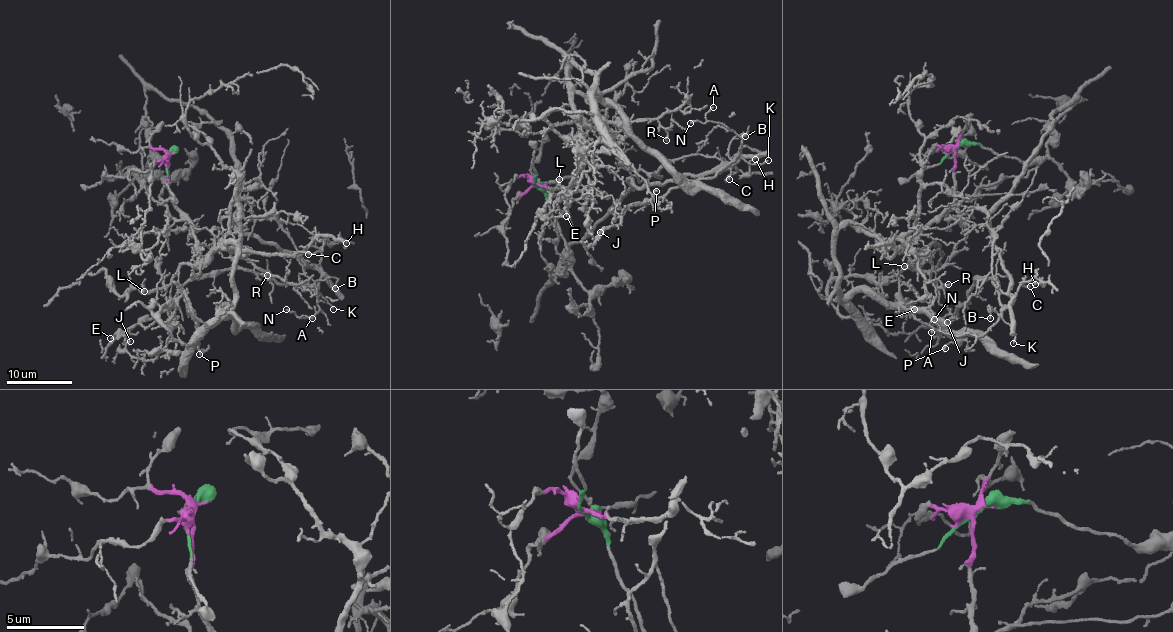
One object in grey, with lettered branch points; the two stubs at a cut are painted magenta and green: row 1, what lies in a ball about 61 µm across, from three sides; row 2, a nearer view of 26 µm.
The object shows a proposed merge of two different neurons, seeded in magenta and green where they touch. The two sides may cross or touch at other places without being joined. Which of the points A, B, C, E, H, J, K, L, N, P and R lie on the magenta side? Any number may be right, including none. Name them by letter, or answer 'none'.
E, L, P, R

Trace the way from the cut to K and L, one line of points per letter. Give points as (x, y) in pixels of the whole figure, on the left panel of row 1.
K: (169, 158), (173, 149), (151, 153), (146, 91), (226, 132), (242, 179), (233, 222), (319, 272), (333, 309)
L: (169, 158), (170, 202), (195, 232), (199, 253), (196, 263), (183, 263), (168, 285), (143, 290)

